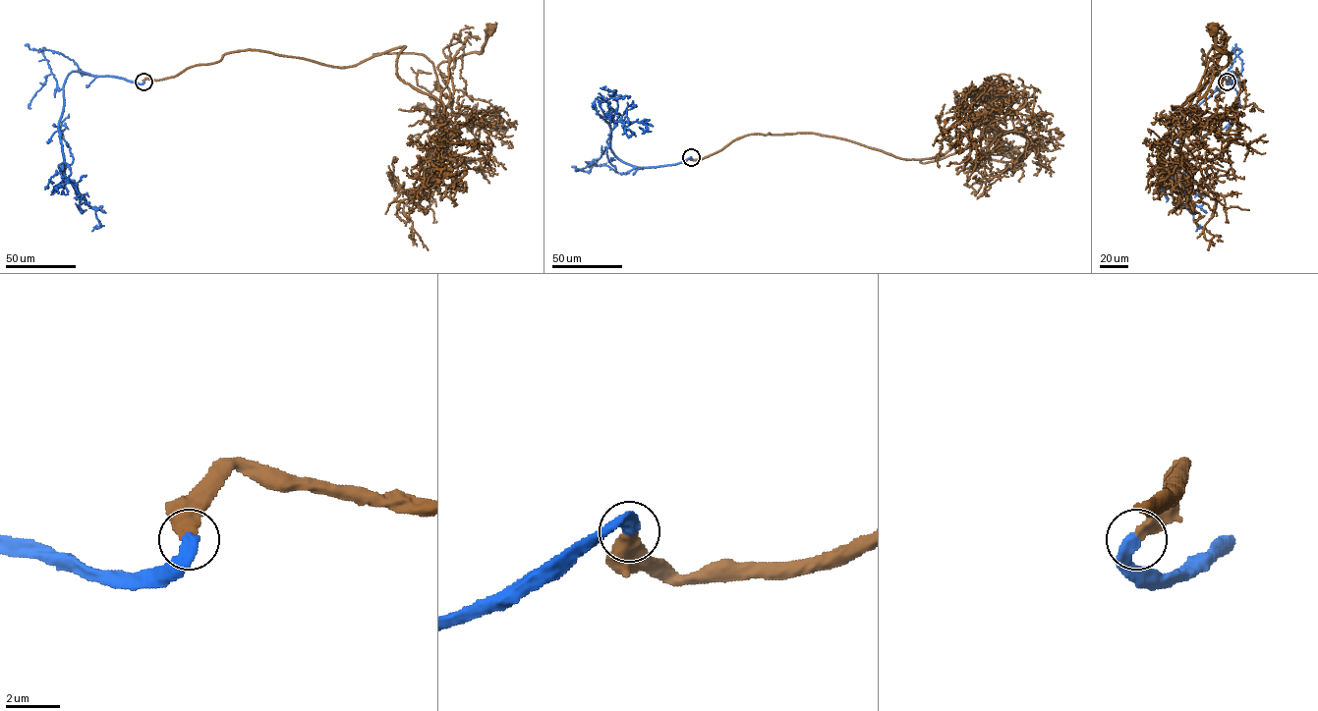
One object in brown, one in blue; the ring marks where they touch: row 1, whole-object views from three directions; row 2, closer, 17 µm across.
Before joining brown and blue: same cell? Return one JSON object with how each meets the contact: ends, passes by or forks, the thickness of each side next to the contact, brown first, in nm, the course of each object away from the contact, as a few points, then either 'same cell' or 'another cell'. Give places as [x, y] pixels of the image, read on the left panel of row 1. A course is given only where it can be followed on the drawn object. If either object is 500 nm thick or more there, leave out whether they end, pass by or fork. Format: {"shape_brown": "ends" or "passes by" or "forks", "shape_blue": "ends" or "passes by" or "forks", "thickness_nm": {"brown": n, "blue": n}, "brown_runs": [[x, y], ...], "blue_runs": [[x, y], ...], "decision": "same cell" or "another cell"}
{"thickness_nm": {"brown": 550, "blue": 550}, "brown_runs": [[143, 82], [248, 50], [338, 67], [414, 53], [432, 64], [449, 97], [437, 66], [480, 53], [491, 29]], "blue_runs": [[143, 82], [72, 72], [64, 83], [58, 130], [64, 161], [59, 168], [95, 211], [100, 226], [91, 231]], "decision": "same cell"}

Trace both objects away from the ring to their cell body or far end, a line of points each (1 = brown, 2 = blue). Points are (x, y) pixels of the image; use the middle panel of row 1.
1: (691, 157), (770, 133), (922, 163), (987, 129), (997, 136), (989, 160), (1039, 144)
2: (691, 157), (656, 167), (622, 162), (610, 149), (606, 114), (611, 121), (642, 121), (647, 129), (639, 127)

